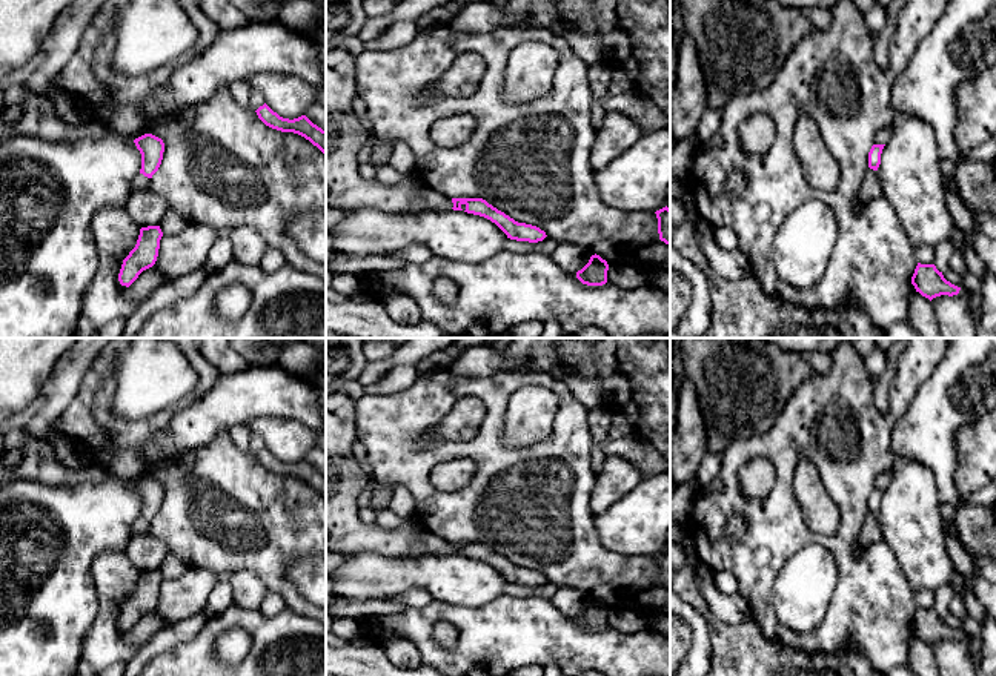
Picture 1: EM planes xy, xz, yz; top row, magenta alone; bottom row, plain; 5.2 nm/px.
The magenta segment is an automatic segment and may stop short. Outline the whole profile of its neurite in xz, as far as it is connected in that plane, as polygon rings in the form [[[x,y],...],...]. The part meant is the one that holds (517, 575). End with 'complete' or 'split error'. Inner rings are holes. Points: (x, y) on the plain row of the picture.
[[[452,542],[452,547],[453,555],[463,555],[461,550],[464,548],[464,556],[490,564],[510,584],[538,587],[547,581],[546,576],[540,572],[515,565],[513,562],[498,555],[483,542]]] | complete

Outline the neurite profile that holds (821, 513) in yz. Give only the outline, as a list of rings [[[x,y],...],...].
[[[807,458],[799,461],[793,475],[793,493],[808,529],[827,536],[836,532],[841,524],[838,505]]]

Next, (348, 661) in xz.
[[[347,642],[341,648],[326,644],[326,676],[443,676],[430,665],[400,668],[392,664],[384,650],[375,644],[357,647]]]

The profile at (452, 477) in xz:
[[[453,459],[438,464],[430,473],[430,481],[437,490],[450,495],[461,492],[473,479],[475,473],[475,461]]]

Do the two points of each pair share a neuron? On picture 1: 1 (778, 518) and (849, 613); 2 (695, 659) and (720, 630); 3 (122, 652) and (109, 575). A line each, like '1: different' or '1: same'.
1: same
2: different
3: same

